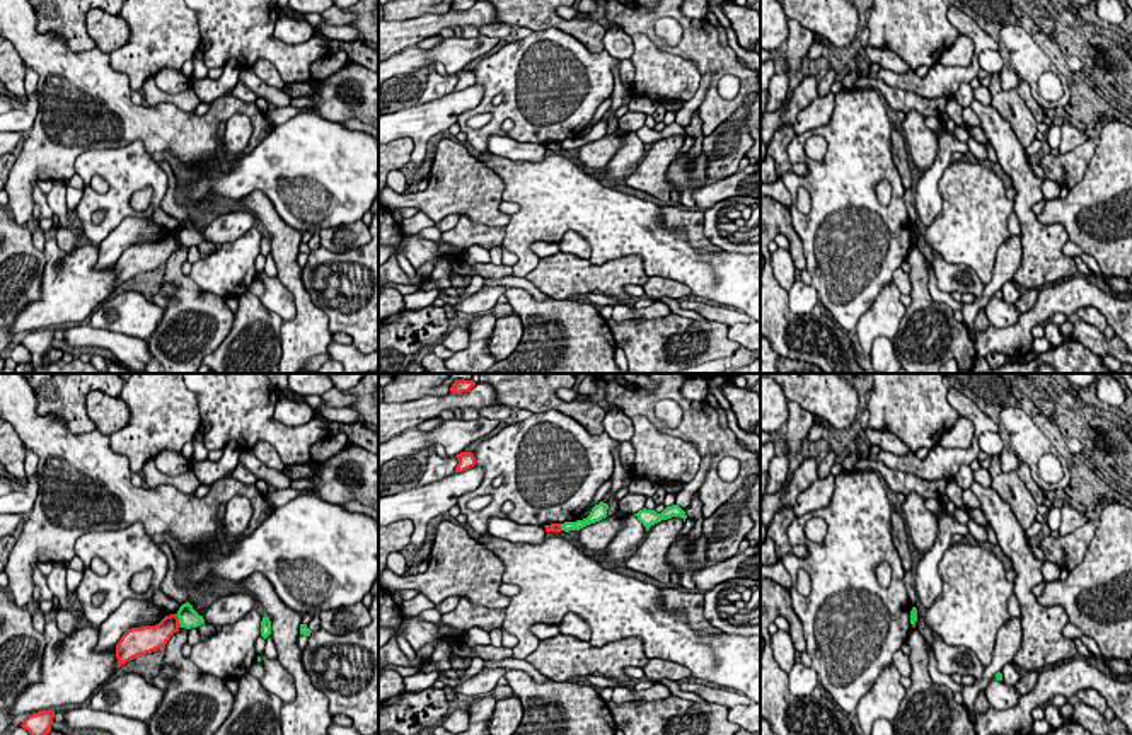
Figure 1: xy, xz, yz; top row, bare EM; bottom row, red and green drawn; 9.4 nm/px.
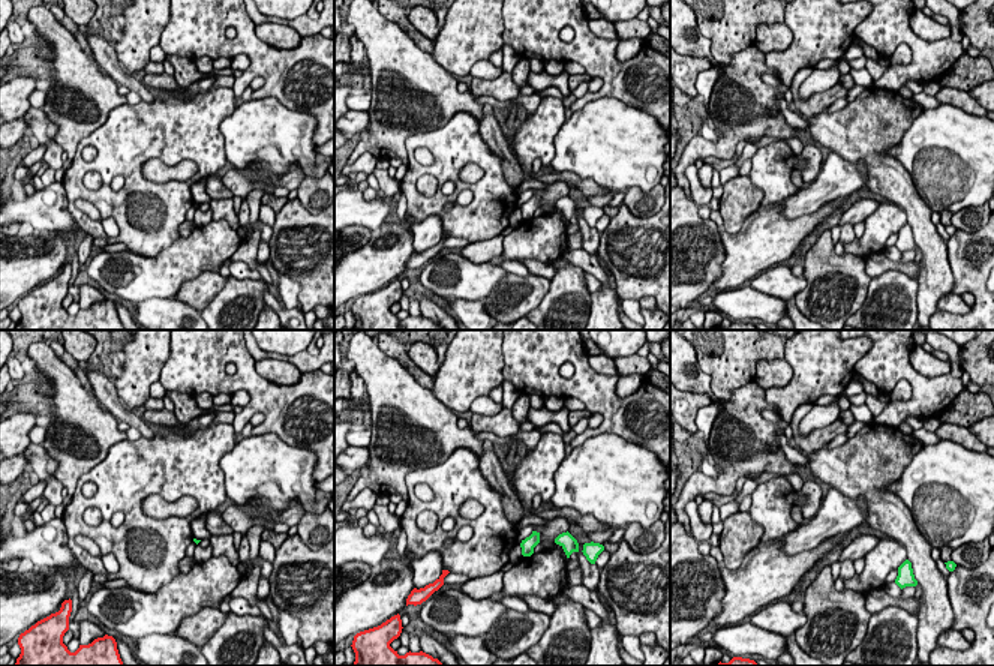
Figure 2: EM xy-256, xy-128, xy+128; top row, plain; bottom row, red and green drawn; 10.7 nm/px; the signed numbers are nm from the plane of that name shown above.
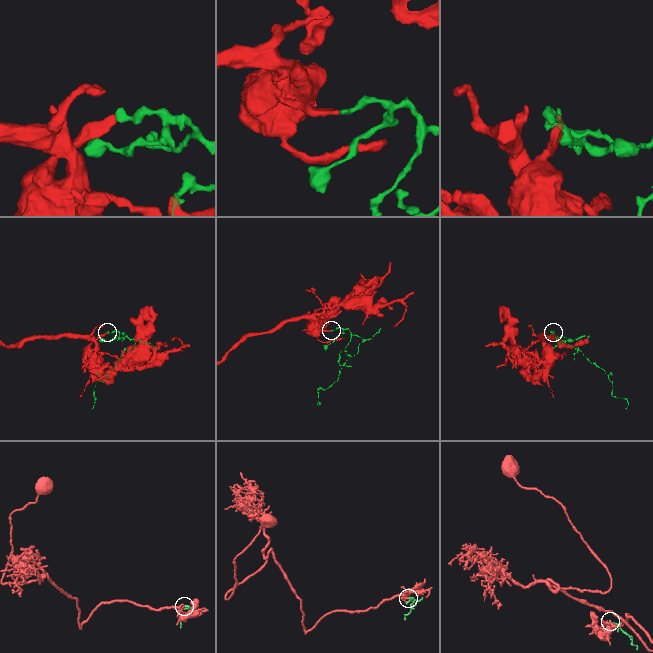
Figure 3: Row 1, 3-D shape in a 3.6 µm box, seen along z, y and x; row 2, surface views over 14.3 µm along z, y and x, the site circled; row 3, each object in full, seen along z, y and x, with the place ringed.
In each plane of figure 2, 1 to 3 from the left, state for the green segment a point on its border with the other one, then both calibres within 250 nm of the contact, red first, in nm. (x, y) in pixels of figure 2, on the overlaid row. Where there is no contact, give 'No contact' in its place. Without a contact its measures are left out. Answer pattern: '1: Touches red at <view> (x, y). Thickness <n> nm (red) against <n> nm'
1: No contact
2: No contact
3: No contact

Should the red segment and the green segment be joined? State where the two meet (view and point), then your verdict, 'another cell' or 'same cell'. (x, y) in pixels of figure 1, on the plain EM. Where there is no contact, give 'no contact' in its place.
xy (178, 239) | another cell

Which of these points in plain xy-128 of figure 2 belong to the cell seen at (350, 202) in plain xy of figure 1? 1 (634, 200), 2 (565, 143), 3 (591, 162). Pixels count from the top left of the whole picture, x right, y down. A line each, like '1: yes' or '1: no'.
1: no
2: yes
3: yes

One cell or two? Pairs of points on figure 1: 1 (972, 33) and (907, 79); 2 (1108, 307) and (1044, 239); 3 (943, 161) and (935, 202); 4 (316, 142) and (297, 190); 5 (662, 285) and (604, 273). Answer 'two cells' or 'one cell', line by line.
1: one cell
2: two cells
3: one cell
4: one cell
5: two cells

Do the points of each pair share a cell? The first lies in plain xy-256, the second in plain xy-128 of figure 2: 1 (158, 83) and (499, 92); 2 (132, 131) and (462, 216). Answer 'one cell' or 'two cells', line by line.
1: one cell
2: one cell

